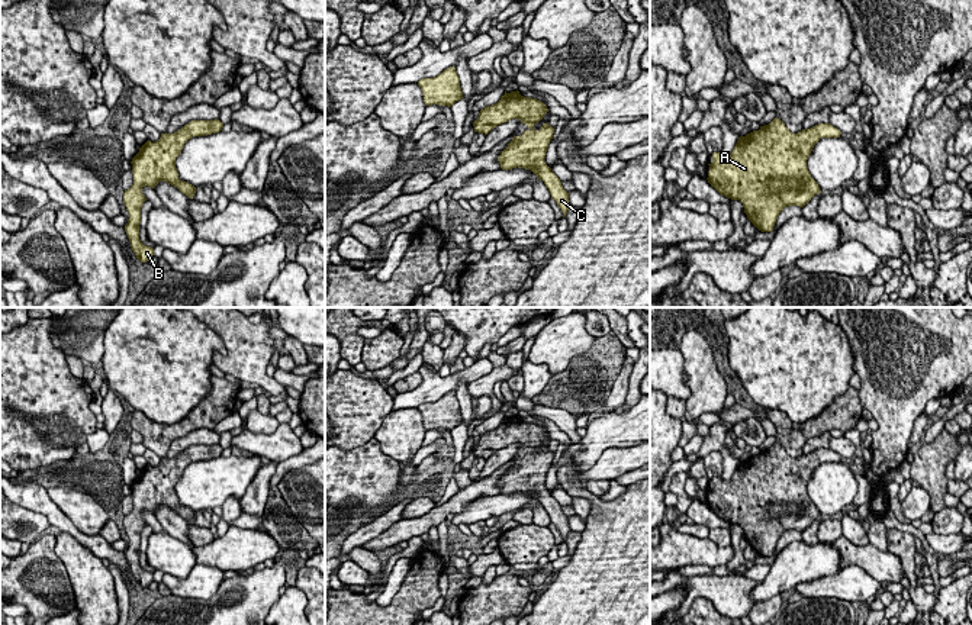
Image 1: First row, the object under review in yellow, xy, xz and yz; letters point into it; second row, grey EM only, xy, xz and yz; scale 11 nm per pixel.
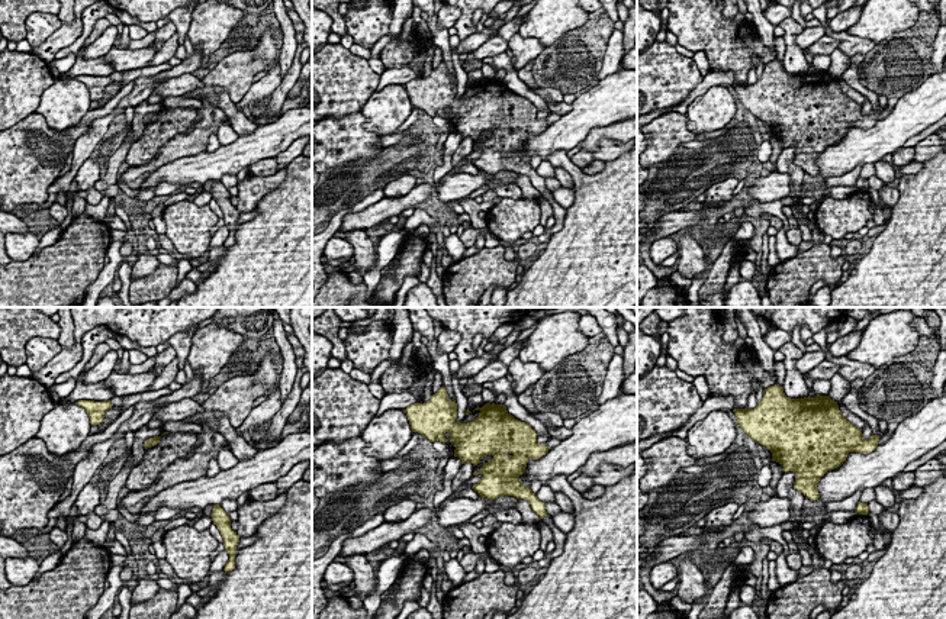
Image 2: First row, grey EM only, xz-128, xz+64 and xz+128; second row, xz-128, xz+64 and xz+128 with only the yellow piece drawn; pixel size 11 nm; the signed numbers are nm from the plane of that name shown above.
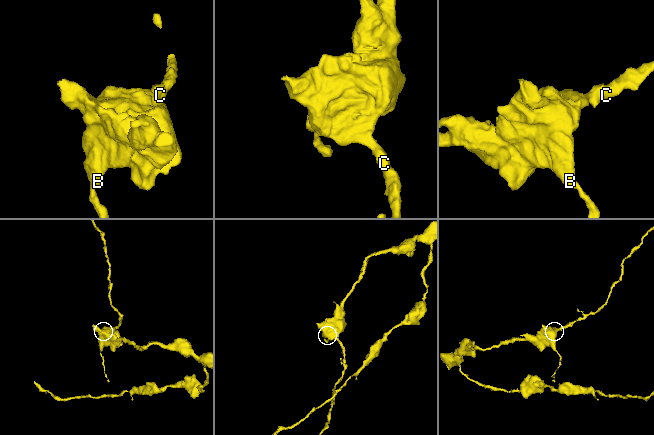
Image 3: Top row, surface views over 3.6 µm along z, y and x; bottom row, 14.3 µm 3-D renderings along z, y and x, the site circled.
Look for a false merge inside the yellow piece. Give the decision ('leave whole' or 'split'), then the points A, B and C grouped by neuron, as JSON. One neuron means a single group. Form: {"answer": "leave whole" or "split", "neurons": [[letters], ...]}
{"answer": "leave whole", "neurons": [["A", "B", "C"]]}

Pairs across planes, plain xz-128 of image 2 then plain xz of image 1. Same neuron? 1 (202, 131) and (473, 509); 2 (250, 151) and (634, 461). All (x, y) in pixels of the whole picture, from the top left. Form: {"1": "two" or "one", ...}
{"1": "two", "2": "one"}

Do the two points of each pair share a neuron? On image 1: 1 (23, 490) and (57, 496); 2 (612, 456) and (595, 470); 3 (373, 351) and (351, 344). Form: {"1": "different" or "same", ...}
{"1": "different", "2": "same", "3": "different"}

